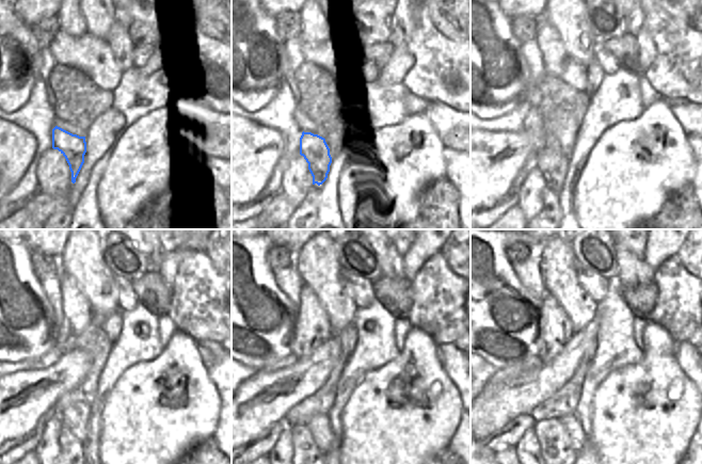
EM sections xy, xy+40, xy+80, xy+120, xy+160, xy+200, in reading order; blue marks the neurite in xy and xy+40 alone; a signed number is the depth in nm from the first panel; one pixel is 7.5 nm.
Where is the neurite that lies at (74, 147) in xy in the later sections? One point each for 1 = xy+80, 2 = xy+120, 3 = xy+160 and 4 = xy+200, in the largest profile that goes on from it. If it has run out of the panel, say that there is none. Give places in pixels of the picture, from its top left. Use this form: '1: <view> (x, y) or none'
1: xy+80 (553, 163)
2: xy+120 (75, 416)
3: xy+160 (319, 427)
4: xy+200 (572, 424)

